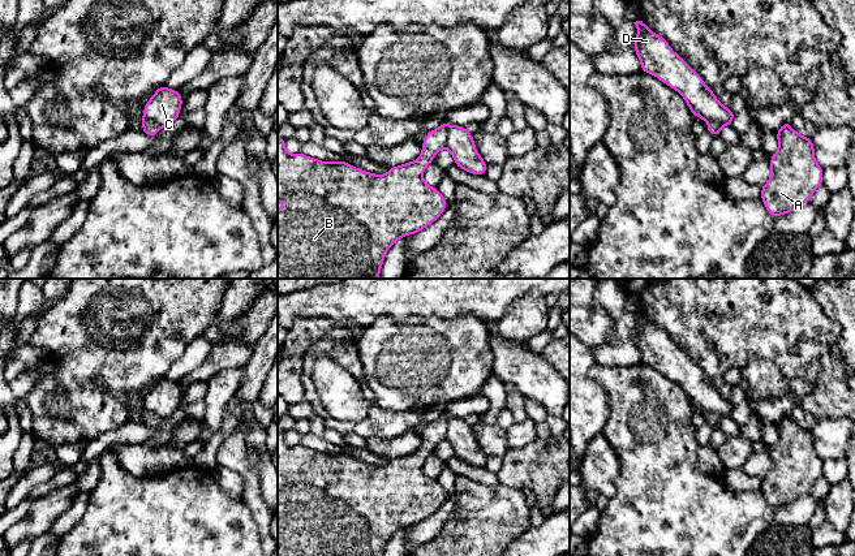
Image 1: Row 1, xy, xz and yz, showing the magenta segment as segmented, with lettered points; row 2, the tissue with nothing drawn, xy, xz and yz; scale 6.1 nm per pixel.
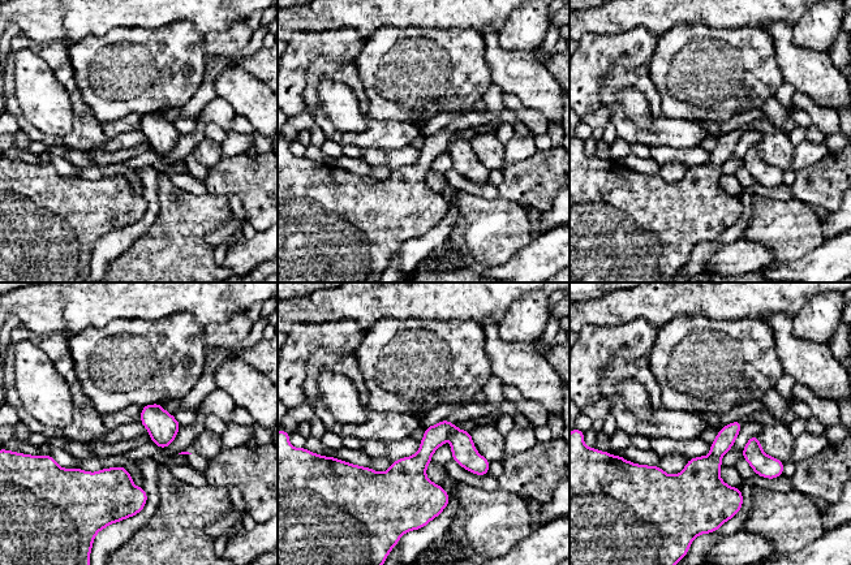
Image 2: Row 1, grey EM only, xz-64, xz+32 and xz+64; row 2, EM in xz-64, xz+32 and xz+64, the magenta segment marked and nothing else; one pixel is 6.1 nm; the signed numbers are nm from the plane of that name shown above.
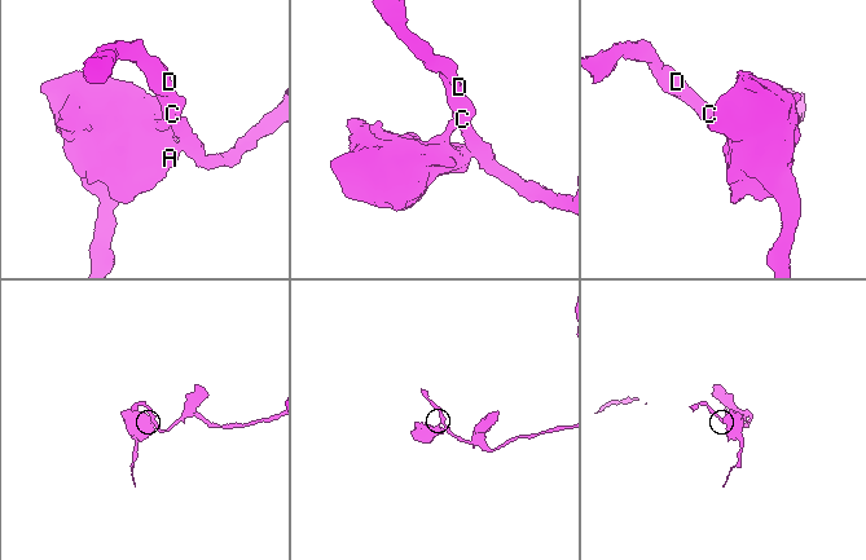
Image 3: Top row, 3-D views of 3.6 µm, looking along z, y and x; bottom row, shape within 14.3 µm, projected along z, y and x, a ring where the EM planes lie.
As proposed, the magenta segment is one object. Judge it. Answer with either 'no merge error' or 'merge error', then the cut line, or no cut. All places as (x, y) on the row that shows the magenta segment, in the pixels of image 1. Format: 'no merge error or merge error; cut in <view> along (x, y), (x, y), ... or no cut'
merge error; cut in xz along (441, 125), (446, 129), (445, 147)

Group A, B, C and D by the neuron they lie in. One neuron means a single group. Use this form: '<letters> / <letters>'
A B / C D

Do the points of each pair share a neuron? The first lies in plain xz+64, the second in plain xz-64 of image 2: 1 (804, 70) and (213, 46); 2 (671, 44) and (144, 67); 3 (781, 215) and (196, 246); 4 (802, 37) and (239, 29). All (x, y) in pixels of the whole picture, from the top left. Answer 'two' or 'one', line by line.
1: two
2: one
3: one
4: one

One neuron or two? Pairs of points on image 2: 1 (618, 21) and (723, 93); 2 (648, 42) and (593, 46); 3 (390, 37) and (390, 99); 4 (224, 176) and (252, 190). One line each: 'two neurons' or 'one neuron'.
1: two neurons
2: one neuron
3: one neuron
4: one neuron

